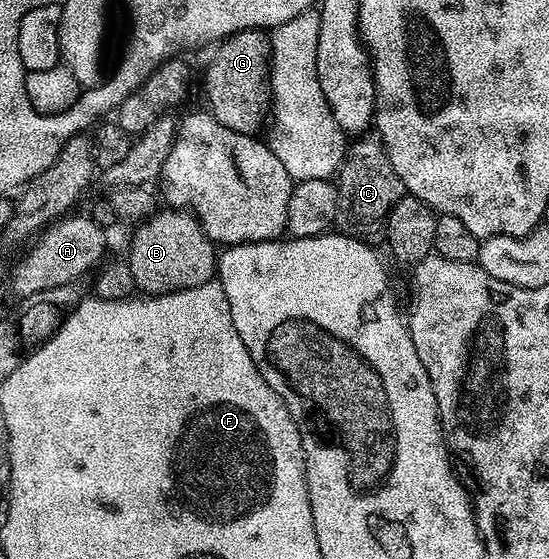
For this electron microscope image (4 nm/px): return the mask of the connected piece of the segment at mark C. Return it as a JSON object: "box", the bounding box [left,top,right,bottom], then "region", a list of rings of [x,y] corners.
{"box":[338,138,405,238],"region":[[[360,138],[357,140],[360,140],[357,142],[357,144],[349,143],[347,145],[345,154],[344,154],[344,162],[340,166],[340,170],[338,173],[338,187],[340,190],[340,214],[338,217],[338,228],[343,235],[346,236],[354,236],[357,238],[372,238],[368,236],[372,236],[375,234],[376,231],[381,231],[382,225],[387,221],[388,215],[390,214],[390,210],[393,208],[393,206],[398,203],[399,200],[401,200],[405,193],[404,190],[404,183],[401,182],[401,180],[398,178],[398,174],[394,174],[394,166],[390,166],[390,158],[386,154],[386,150],[384,149],[383,144],[380,143],[379,139],[372,138],[372,140],[364,140],[368,138]]]}

